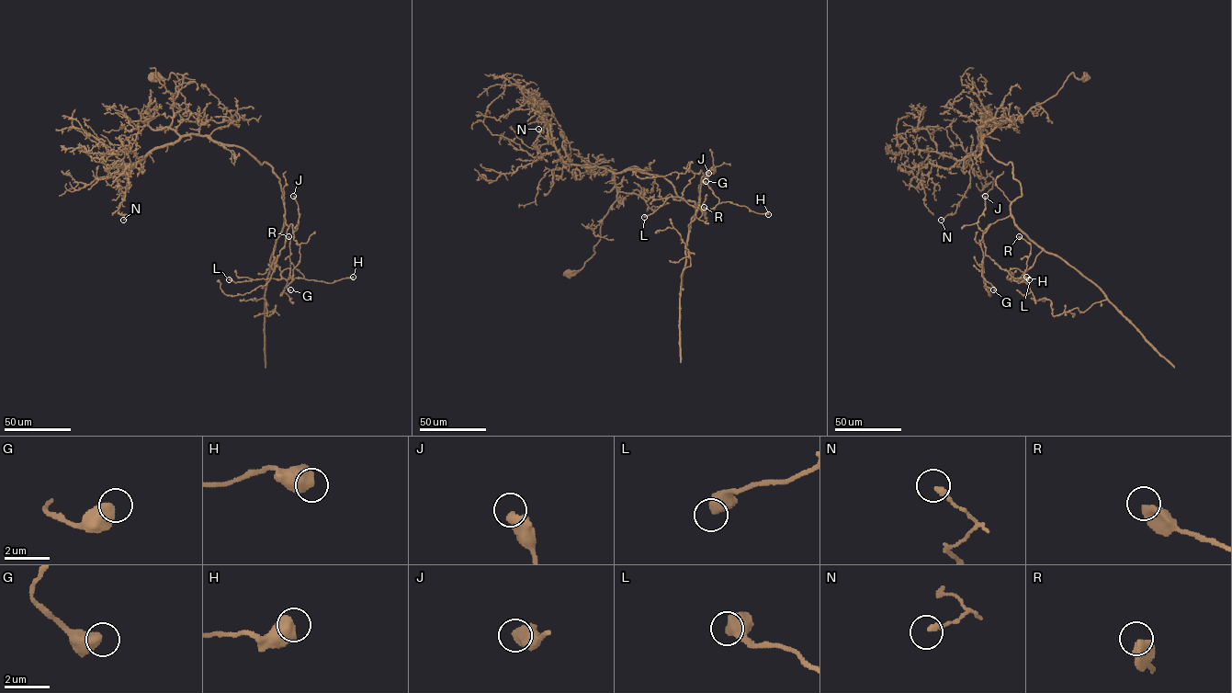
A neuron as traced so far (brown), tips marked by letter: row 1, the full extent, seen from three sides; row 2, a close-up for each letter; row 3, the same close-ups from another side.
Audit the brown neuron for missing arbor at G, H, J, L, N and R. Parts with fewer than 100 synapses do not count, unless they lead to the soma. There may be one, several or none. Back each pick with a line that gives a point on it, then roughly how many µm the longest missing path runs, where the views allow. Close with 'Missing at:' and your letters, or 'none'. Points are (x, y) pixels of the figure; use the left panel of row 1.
Missing at: none

